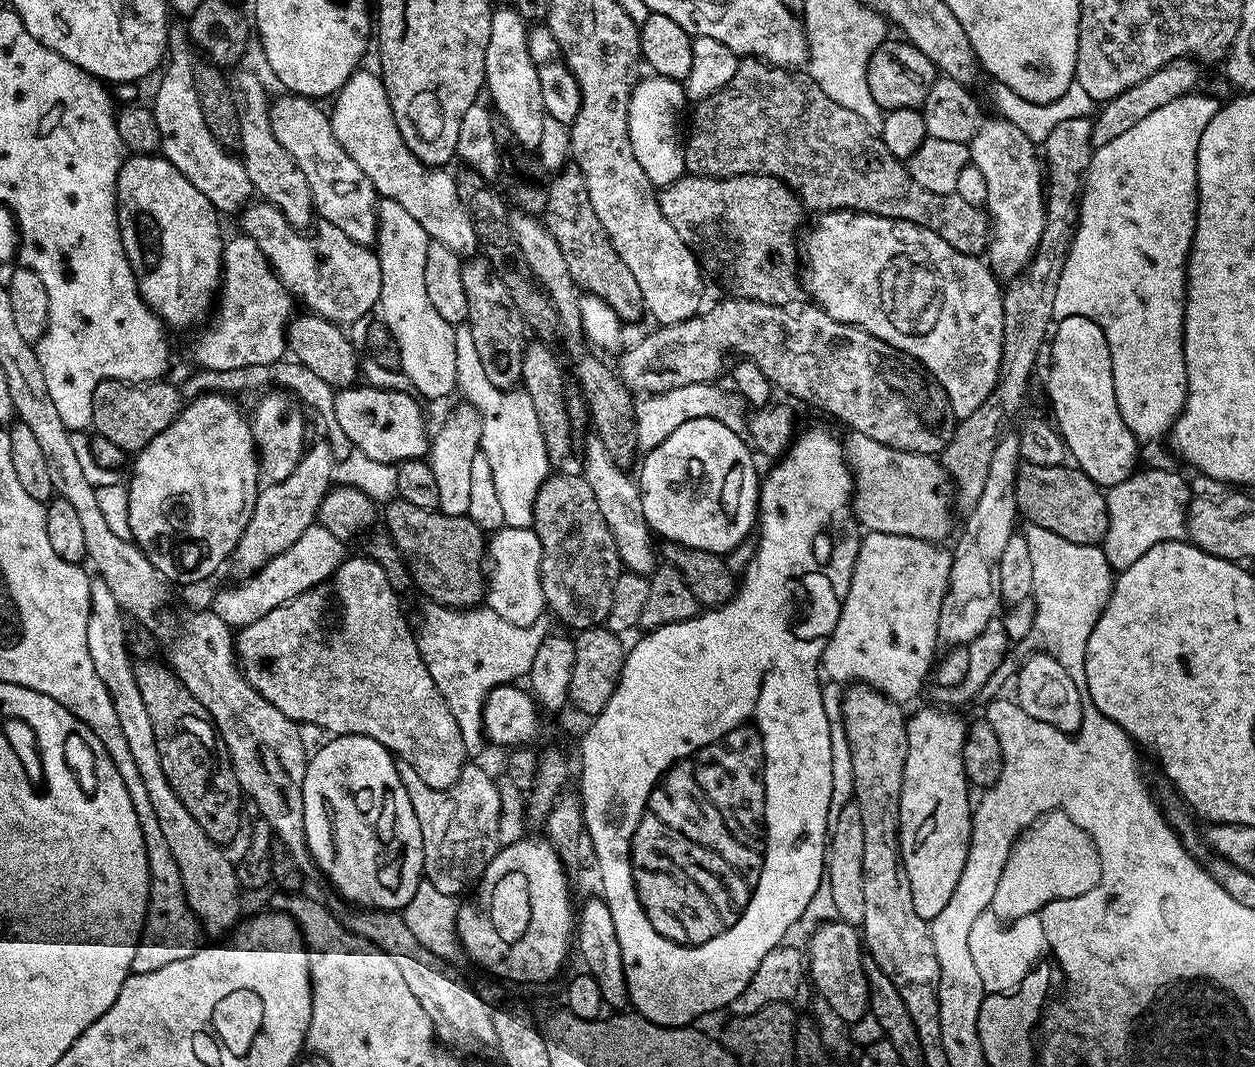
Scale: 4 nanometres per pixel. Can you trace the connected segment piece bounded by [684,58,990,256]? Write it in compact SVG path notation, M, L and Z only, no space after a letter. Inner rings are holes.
M755 58L741 59L734 78L730 78L730 82L726 82L726 86L722 86L722 90L710 94L704 100L695 101L693 108L696 109L693 112L691 109L690 112L692 129L689 132L687 129L686 143L684 144L684 167L691 175L718 176L721 178L726 176L751 176L753 174L774 176L800 197L805 209L817 208L815 211L820 214L847 210L849 212L874 214L882 218L890 218L891 220L905 220L911 224L922 226L934 234L938 234L938 238L950 242L950 246L954 246L954 250L958 250L967 256L980 256L987 249L990 239L990 221L987 211L983 207L975 208L970 206L970 202L965 202L961 196L955 194L943 196L942 194L934 194L934 190L926 190L926 186L918 186L918 182L914 182L914 178L908 172L905 161L899 160L894 154L890 154L890 150L885 146L883 140L880 139L877 133L871 132L864 125L862 118L858 118L858 114L853 114L851 110L846 110L846 106L838 106L838 102L826 98L826 93L822 91L822 86L818 86L818 82L814 82L812 77L803 71L769 66L763 60Z

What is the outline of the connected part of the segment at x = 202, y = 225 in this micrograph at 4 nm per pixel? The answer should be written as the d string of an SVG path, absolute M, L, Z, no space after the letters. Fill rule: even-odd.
M132 154L125 159L116 179L116 221L122 246L134 270L140 296L165 325L184 328L196 324L214 308L214 293L220 286L224 266L225 241L220 240L220 220L216 207L190 186L175 166L160 154Z

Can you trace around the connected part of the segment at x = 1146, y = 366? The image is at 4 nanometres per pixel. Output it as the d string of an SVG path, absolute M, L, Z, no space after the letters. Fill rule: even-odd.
M1189 94L1182 98L1174 98L1174 102L1169 102L1168 105L1154 110L1149 116L1142 118L1142 122L1137 122L1119 138L1114 138L1114 142L1106 142L1106 146L1095 149L1092 160L1088 164L1084 189L1081 192L1080 216L1076 225L1075 238L1078 239L1078 244L1084 244L1084 248L1088 248L1088 260L1094 260L1094 278L1096 278L1100 300L1102 300L1095 323L1100 331L1106 334L1111 354L1112 392L1115 395L1115 404L1127 428L1141 445L1148 444L1151 440L1160 440L1163 436L1165 439L1171 433L1173 424L1184 409L1190 387L1190 373L1186 370L1184 357L1184 290L1188 271L1188 251L1192 248L1192 239L1196 229L1196 207L1200 201L1198 198L1198 142L1202 142L1202 134L1208 131L1210 118L1216 116L1216 111L1221 106L1219 99L1196 95Z

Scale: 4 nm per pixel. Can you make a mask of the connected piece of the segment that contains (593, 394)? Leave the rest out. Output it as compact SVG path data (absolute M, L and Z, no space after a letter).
M584 352L572 364L570 376L576 379L575 387L584 397L588 407L590 428L594 435L601 440L610 458L618 467L631 469L632 459L638 456L640 443L638 442L638 430L636 429L636 406L633 393L621 382L619 375L612 372L596 356Z

